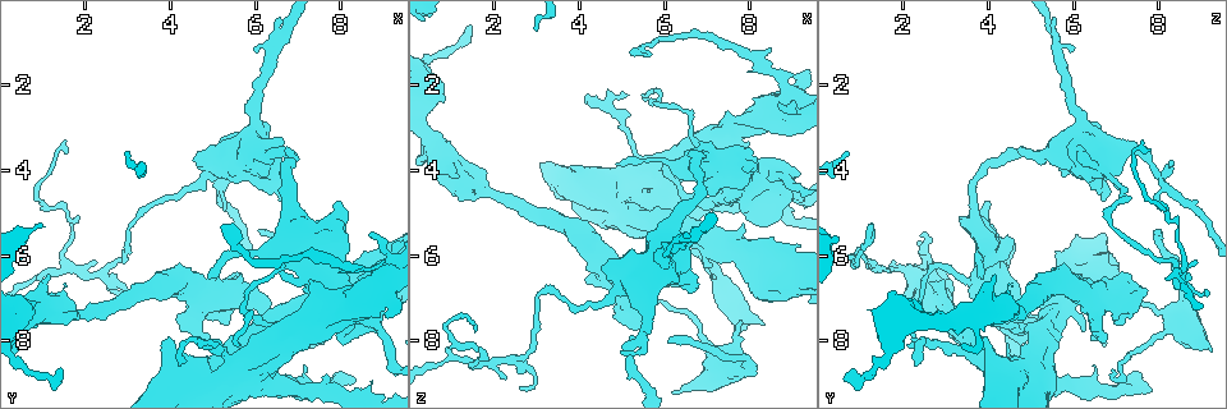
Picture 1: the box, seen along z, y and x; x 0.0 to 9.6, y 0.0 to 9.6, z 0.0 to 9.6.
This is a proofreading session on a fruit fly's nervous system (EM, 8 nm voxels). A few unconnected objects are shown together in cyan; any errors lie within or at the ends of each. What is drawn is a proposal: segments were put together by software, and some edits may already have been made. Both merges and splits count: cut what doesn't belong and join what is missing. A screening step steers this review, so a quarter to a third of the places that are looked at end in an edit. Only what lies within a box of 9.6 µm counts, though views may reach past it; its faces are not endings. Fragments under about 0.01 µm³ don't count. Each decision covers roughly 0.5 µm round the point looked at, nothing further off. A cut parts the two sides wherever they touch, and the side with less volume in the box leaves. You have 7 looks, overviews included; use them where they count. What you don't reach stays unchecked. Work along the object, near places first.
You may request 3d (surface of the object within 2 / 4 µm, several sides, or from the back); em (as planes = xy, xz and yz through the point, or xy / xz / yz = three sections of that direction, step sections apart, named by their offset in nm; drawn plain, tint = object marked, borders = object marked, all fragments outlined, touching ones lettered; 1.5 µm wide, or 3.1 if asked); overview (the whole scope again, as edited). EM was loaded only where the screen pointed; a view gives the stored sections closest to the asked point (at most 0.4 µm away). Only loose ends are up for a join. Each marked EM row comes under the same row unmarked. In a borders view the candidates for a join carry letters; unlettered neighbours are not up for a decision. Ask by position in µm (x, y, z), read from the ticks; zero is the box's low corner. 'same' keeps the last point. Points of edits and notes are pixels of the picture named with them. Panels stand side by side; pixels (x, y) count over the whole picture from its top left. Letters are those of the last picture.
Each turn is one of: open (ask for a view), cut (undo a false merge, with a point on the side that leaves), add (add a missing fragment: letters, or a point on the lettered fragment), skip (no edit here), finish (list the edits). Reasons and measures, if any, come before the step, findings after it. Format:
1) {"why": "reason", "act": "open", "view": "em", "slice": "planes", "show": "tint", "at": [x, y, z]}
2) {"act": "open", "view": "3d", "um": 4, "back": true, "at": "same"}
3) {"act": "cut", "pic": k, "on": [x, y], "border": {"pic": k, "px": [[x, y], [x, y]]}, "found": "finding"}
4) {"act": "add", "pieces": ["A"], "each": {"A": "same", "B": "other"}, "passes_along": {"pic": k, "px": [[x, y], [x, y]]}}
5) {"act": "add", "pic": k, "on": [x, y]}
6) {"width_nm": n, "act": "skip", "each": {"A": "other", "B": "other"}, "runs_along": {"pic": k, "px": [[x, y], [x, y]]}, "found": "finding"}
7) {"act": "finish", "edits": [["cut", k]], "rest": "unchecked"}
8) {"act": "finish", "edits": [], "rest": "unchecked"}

{"act": "open", "view": "em", "slice": "xz", "step": 4, "show": "borders", "at": [4.95, 3.85, 8.30]}

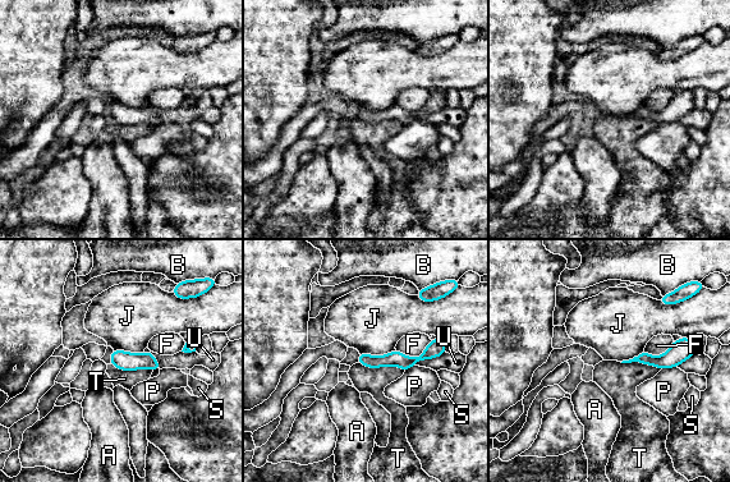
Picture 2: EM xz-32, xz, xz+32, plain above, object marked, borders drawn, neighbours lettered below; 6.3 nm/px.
{"width_nm": 80, "act": "skip", "each": {"A": "other", "B": "other", "F": "other", "J": "other", "P": "other", "S": "other", "T": "other", "U": "other"}, "runs_along": {"pic": 2, "px": [[426, 354], [413, 361], [361, 359]]}, "found": "none of them fits"}

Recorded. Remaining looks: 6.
{"why": "free end", "act": "open", "view": "3d", "um": 4, "at": [6.05, 5.35, 8.10]}

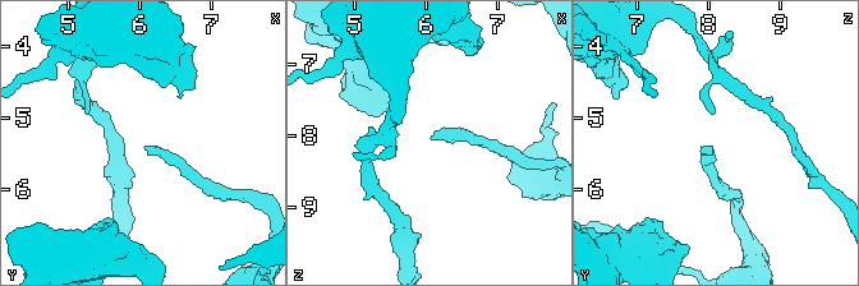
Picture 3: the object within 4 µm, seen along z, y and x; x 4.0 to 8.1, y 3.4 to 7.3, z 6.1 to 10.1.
{"why": "now the EM", "act": "open", "view": "em", "slice": "xz", "step": 4, "show": "tint", "at": [6.05, 5.40, 8.05]}

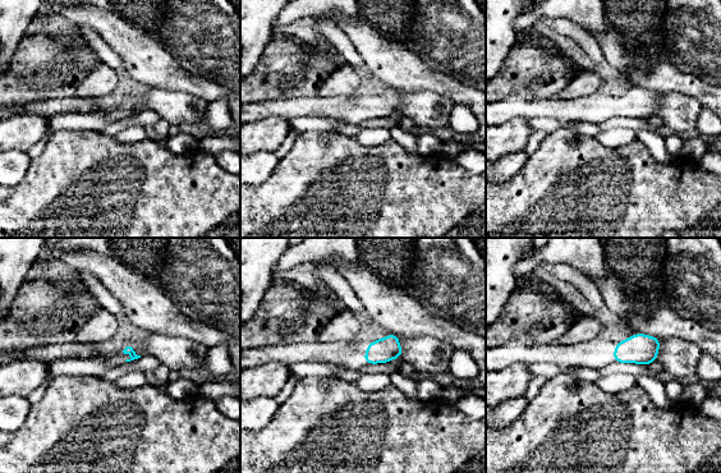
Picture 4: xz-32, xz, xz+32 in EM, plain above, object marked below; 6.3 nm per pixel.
{"act": "open", "view": "em", "slice": "planes", "show": "borders", "at": "same"}

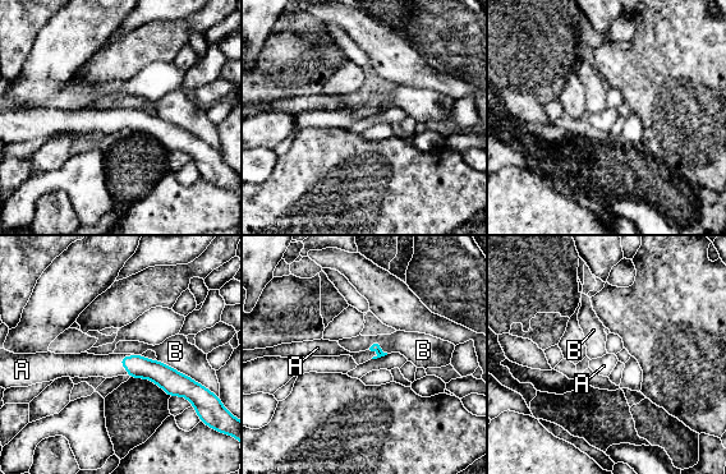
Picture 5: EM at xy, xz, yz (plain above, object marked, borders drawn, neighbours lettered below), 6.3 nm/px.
{"act": "add", "pic": 5, "on": [83, 366], "each": {"A": "same", "B": "other"}, "found": "it goes on there"}

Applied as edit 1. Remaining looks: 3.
{"act": "finish", "edits": [["add", 5]], "rest": "unchecked"}

